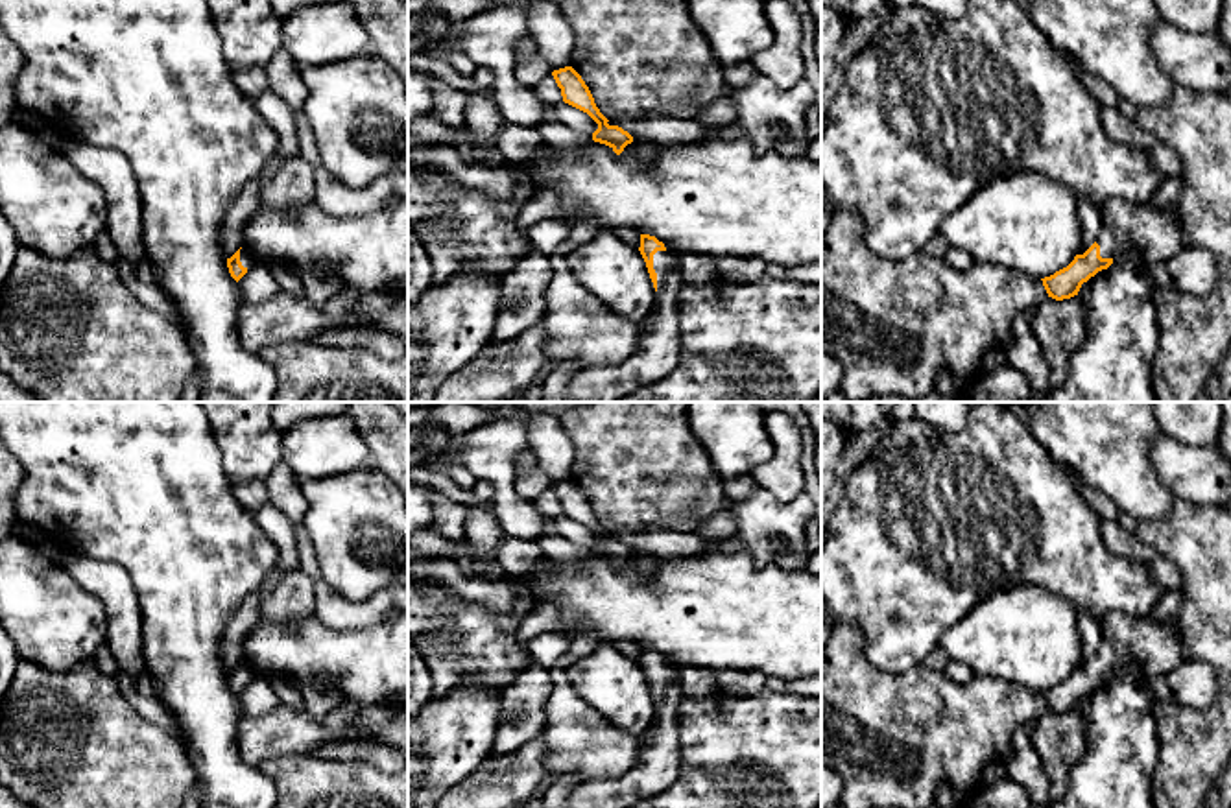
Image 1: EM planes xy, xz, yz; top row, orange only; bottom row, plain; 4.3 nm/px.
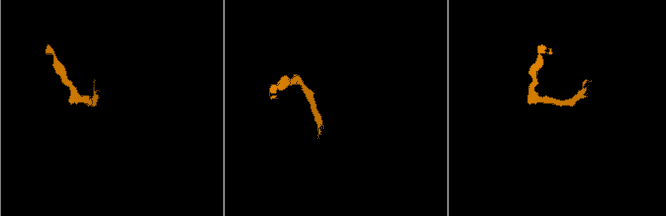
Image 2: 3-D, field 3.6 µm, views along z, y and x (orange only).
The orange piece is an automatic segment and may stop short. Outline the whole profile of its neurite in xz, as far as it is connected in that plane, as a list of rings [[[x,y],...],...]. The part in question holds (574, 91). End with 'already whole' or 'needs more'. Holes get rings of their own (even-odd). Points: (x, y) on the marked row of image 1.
[[[572,66],[554,70],[552,76],[561,89],[563,101],[587,113],[598,124],[598,129],[592,133],[594,142],[609,146],[616,155],[633,142],[627,131],[607,124],[609,120],[596,107],[589,87]]]; already whole

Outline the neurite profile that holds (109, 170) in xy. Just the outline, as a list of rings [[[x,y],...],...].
[[[79,144],[65,155],[74,168],[103,194],[107,203],[105,232],[118,256],[133,269],[146,258],[142,199],[129,159],[111,148]]]

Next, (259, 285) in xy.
[[[257,264],[238,280],[245,303],[266,303],[281,291],[273,273],[264,264]]]

